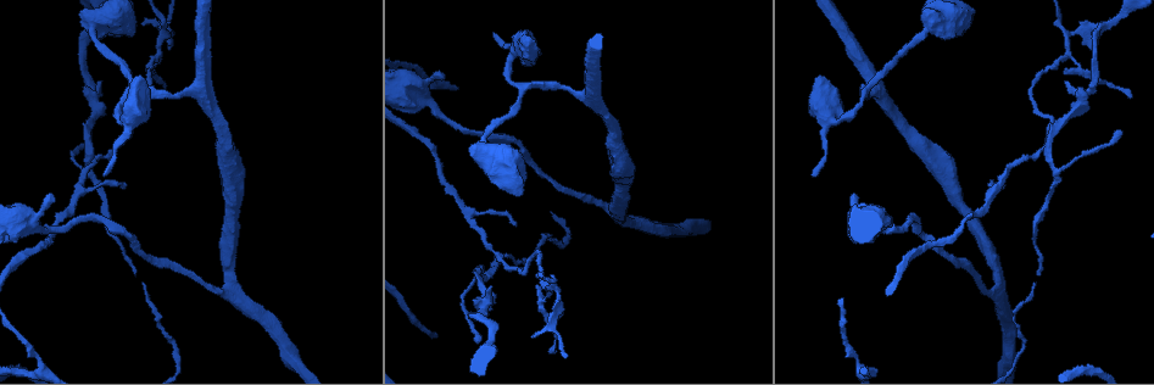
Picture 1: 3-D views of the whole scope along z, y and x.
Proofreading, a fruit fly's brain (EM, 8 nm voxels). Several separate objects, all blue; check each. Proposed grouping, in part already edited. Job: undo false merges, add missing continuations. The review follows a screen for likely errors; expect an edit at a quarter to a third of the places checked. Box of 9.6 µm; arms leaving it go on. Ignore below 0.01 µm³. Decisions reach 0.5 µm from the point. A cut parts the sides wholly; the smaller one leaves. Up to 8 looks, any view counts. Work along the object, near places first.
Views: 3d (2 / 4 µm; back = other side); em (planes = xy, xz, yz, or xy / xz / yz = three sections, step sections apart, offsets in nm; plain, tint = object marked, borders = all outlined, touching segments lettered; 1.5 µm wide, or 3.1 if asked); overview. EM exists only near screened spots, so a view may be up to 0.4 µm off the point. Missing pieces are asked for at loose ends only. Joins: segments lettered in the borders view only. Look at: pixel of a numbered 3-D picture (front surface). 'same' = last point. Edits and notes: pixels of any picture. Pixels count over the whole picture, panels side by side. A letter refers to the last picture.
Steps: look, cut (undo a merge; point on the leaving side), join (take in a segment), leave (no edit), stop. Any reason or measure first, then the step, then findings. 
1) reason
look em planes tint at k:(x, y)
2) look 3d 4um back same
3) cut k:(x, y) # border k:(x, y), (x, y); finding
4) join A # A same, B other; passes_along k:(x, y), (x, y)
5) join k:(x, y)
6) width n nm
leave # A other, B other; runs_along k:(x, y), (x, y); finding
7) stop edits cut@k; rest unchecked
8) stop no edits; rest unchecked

free end
look 3d 4um at 1:(476, 342)

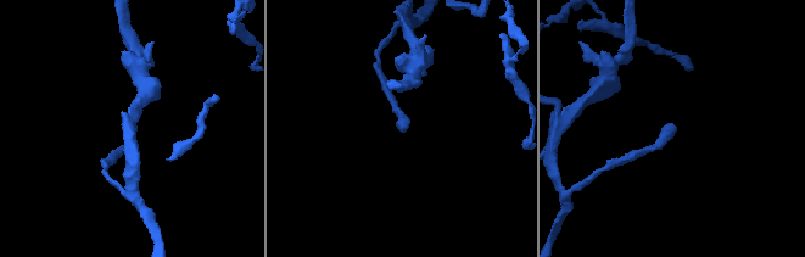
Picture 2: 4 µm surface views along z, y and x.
look em planes borders at 2:(401, 130)

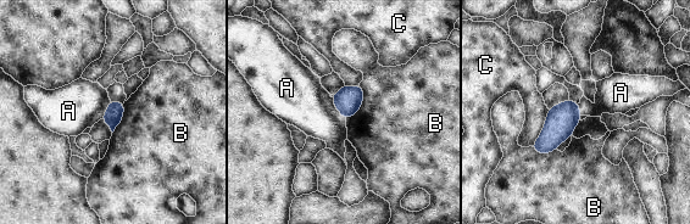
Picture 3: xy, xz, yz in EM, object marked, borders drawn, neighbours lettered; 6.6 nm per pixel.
leave # A other, B other, C other; border 3:(360, 85), (363, 101), (346, 119); none of them fits

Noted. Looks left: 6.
branch stops here
look em xz step 4 tint at 1:(516, 226)

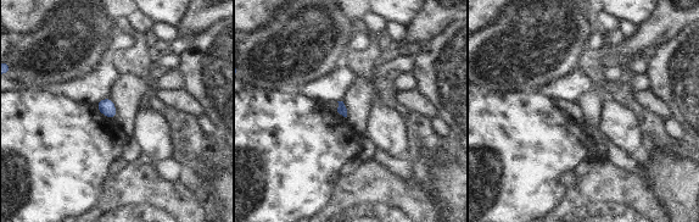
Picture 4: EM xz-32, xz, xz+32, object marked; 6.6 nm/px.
another direction
look em planes borders same

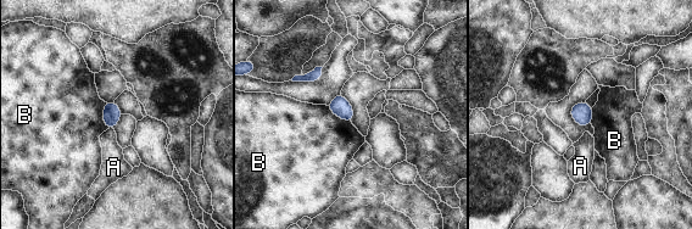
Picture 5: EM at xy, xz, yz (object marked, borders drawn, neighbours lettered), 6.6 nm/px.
leave # A other, B other; border 5:(105, 102), (104, 123), (109, 128); no lettered segment goes on from it

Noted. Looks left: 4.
sharp bend
look em planes tint at 1:(539, 251)

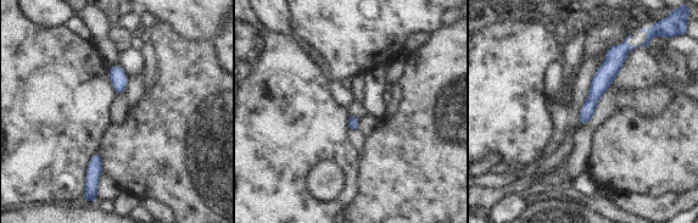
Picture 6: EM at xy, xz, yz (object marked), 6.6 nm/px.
what lies round it
look em planes borders same

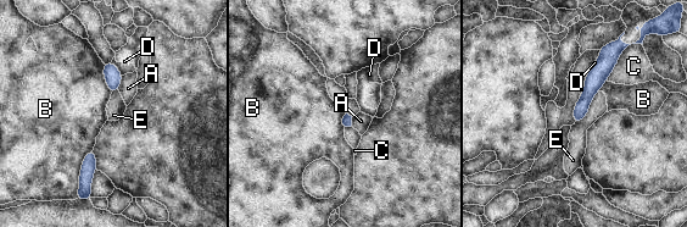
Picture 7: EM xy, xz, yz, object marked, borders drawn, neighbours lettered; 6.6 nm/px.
width 60 nm
leave # A other, B other, C other, D other, E other; runs_along 7:(616, 50), (595, 79), (576, 118); all the same neuron

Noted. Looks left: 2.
end of a long branch
look em planes tint at 1:(1038, 272)

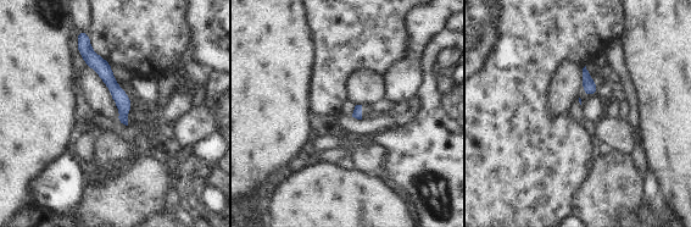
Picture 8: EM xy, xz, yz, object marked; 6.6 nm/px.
look em planes borders same

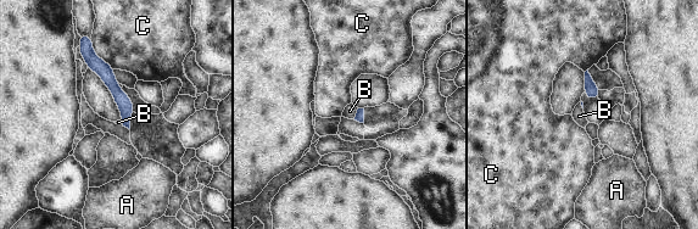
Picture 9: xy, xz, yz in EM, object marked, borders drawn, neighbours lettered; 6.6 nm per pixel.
leave # A other, B other, C other; runs_along 9:(88, 51), (123, 101), (127, 123); none of them fits

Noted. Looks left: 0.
stop no edits; rest unchecked

